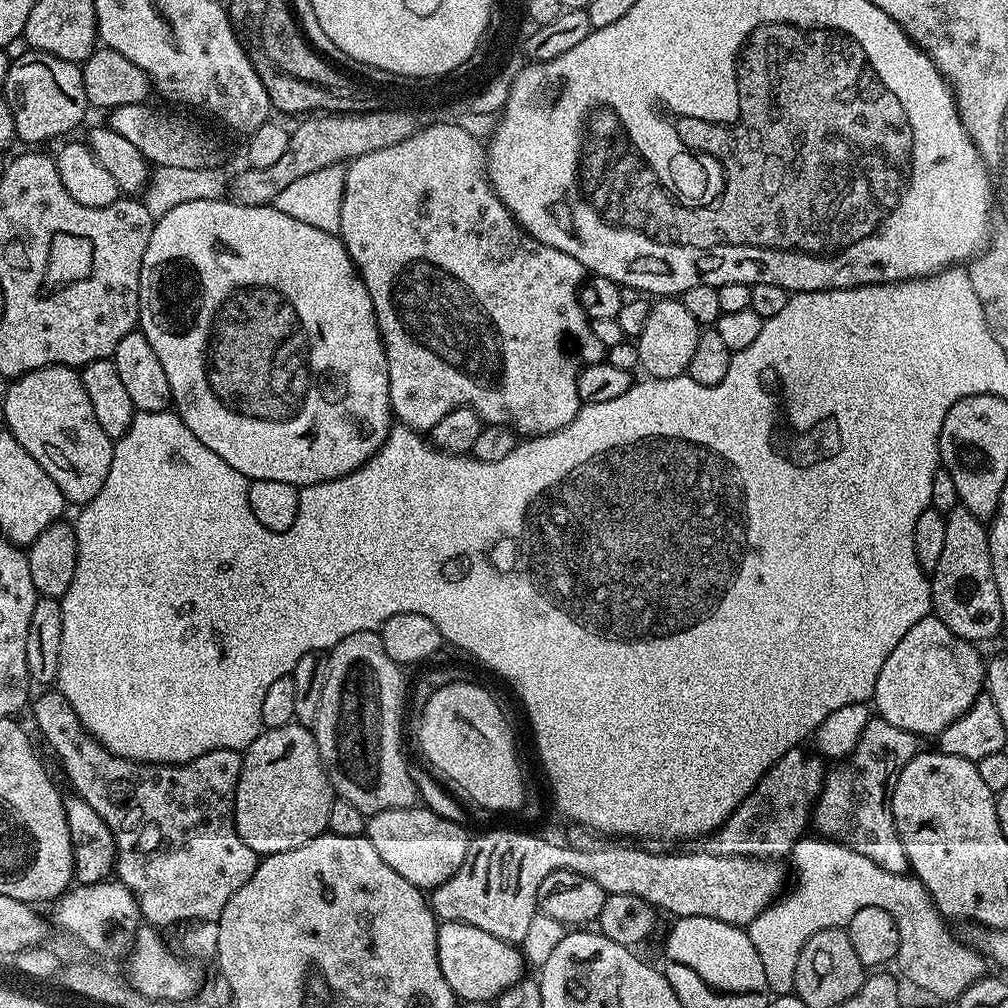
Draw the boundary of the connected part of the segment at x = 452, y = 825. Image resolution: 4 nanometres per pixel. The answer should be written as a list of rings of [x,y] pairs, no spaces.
[[[425,806],[382,810],[367,817],[366,835],[374,842],[374,850],[406,882],[421,890],[437,888],[459,870],[468,853],[470,832],[463,823],[440,817]]]

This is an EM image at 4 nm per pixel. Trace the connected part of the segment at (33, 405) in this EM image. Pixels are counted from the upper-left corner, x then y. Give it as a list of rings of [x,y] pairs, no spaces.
[[[55,364],[22,373],[9,383],[2,412],[8,423],[7,432],[18,438],[34,462],[54,478],[69,505],[89,504],[94,494],[102,490],[102,482],[110,474],[114,441],[98,426],[94,406],[90,406],[90,394],[86,394],[77,369]]]

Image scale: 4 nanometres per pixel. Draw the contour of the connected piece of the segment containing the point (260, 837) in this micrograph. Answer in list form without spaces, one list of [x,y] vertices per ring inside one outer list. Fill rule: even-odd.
[[[293,722],[277,728],[264,728],[242,755],[244,761],[236,787],[234,822],[238,838],[242,838],[242,842],[246,842],[246,846],[250,846],[257,857],[294,850],[294,846],[302,846],[310,842],[310,838],[318,838],[328,831],[334,793],[311,727]]]

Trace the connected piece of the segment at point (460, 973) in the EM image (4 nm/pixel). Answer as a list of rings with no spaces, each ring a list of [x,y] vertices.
[[[449,920],[437,927],[438,966],[442,966],[442,978],[450,990],[461,1001],[473,1000],[480,1004],[483,1000],[495,1001],[510,986],[514,986],[525,975],[526,961],[521,949],[515,944],[502,942],[478,926]]]

